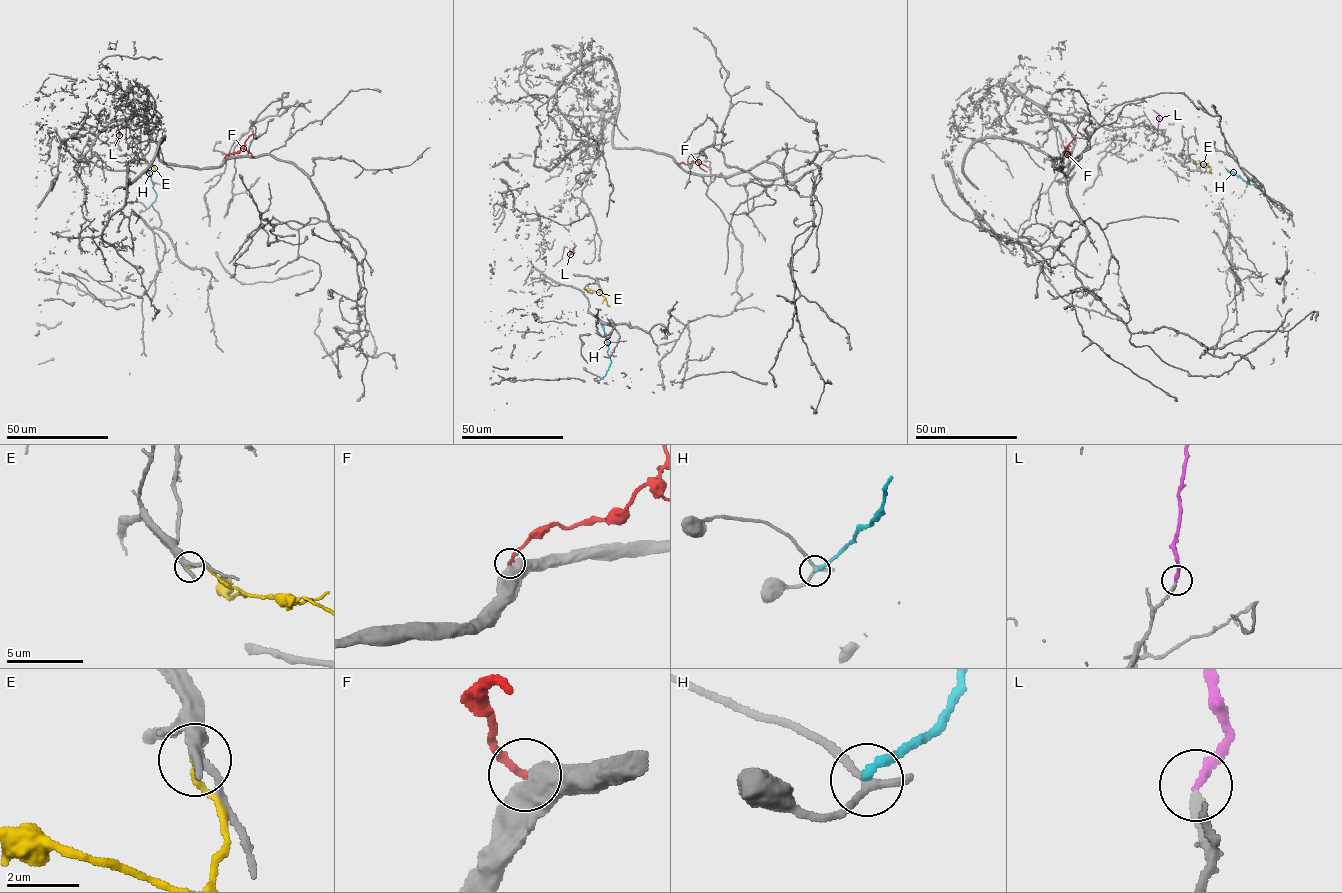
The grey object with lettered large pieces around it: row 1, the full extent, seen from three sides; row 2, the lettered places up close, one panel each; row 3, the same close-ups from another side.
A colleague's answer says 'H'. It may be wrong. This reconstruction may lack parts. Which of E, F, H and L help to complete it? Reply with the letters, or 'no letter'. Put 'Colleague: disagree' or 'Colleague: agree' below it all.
L
Colleague: disagree

